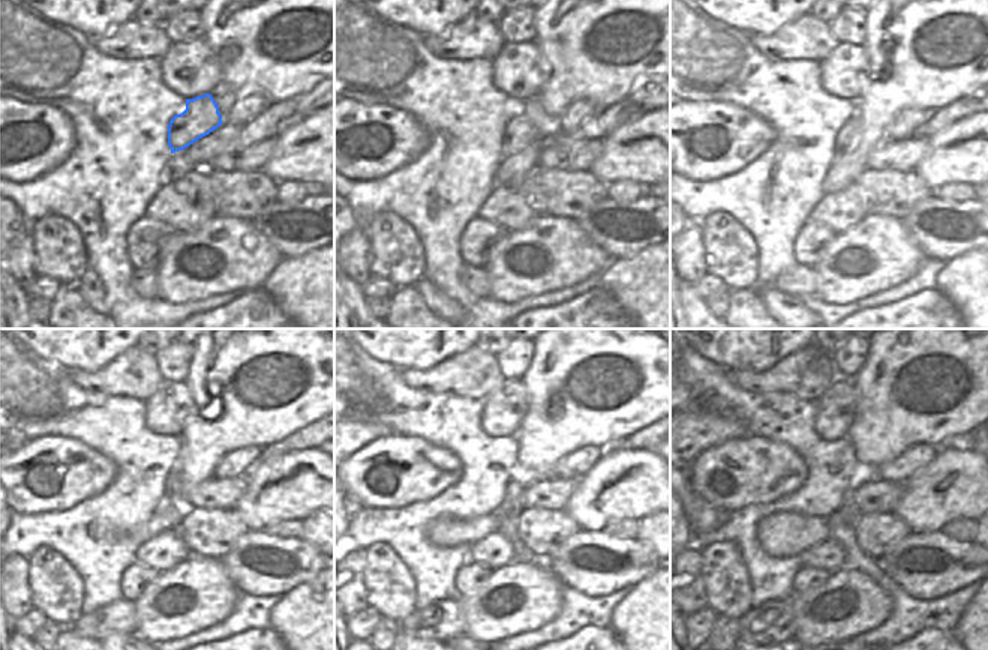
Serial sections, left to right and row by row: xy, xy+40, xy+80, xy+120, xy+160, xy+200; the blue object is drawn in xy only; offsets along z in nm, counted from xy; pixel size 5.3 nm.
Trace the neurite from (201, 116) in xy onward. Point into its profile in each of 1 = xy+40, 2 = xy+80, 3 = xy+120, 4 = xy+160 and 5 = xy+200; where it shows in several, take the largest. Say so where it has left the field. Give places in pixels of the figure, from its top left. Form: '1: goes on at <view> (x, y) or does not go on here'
1: goes on at xy+40 (532, 123)
2: goes on at xy+80 (849, 135)
3: goes on at xy+120 (174, 481)
4: goes on at xy+160 (511, 508)
5: goes on at xy+200 (849, 509)

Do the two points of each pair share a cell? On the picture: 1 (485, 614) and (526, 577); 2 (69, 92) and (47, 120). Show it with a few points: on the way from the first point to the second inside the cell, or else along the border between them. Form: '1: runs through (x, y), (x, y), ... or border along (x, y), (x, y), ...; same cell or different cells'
1: runs through (491, 602), (510, 602), (522, 593); same cell
2: border along (23, 101), (54, 105), (71, 122), (75, 137); different cells

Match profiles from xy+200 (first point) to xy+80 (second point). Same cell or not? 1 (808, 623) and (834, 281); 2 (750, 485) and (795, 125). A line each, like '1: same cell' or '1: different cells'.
1: same cell
2: different cells

